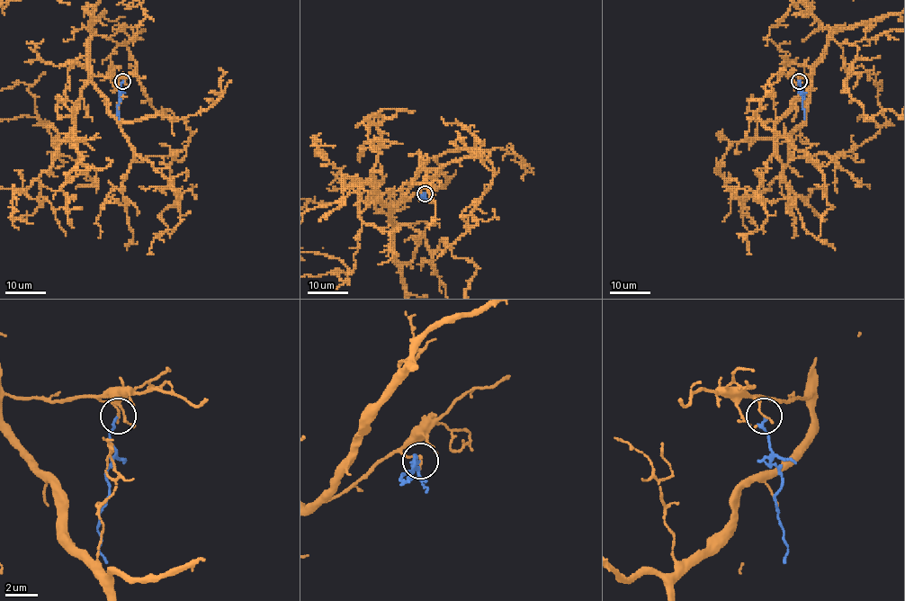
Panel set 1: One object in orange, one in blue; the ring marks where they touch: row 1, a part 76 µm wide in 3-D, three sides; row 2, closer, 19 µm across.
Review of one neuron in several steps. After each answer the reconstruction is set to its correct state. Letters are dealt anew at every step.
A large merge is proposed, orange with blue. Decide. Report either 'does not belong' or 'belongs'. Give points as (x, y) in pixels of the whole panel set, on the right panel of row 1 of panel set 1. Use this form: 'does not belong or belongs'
does not belong

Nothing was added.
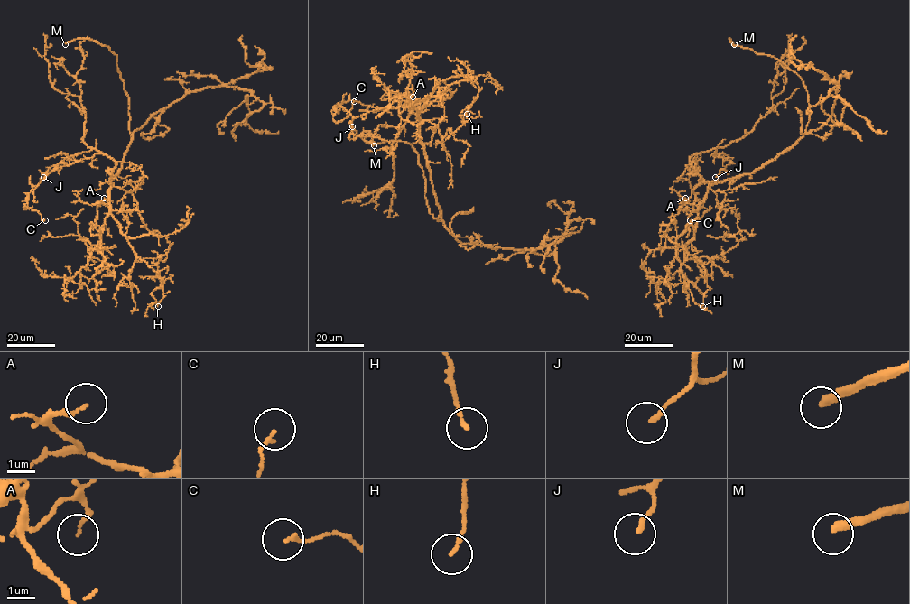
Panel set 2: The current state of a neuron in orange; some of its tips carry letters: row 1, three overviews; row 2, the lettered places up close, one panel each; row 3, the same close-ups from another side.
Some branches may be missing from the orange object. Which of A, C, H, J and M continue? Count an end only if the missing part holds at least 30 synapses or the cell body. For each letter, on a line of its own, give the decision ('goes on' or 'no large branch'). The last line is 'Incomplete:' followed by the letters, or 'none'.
A: no large branch
C: no large branch
H: no large branch
J: no large branch
M: goes on
Incomplete: M

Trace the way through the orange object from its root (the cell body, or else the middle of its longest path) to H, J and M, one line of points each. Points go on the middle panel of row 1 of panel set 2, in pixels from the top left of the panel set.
H: (430, 171), (418, 112), (441, 81), (470, 76), (476, 78), (478, 94), (465, 122), (460, 116), (467, 114)
J: (430, 171), (421, 139), (422, 101), (415, 105), (401, 127), (380, 125), (371, 142), (359, 136), (352, 126)
M: (430, 171), (439, 209), (439, 220), (430, 212), (424, 172), (416, 151), (407, 143), (398, 140), (374, 145)

